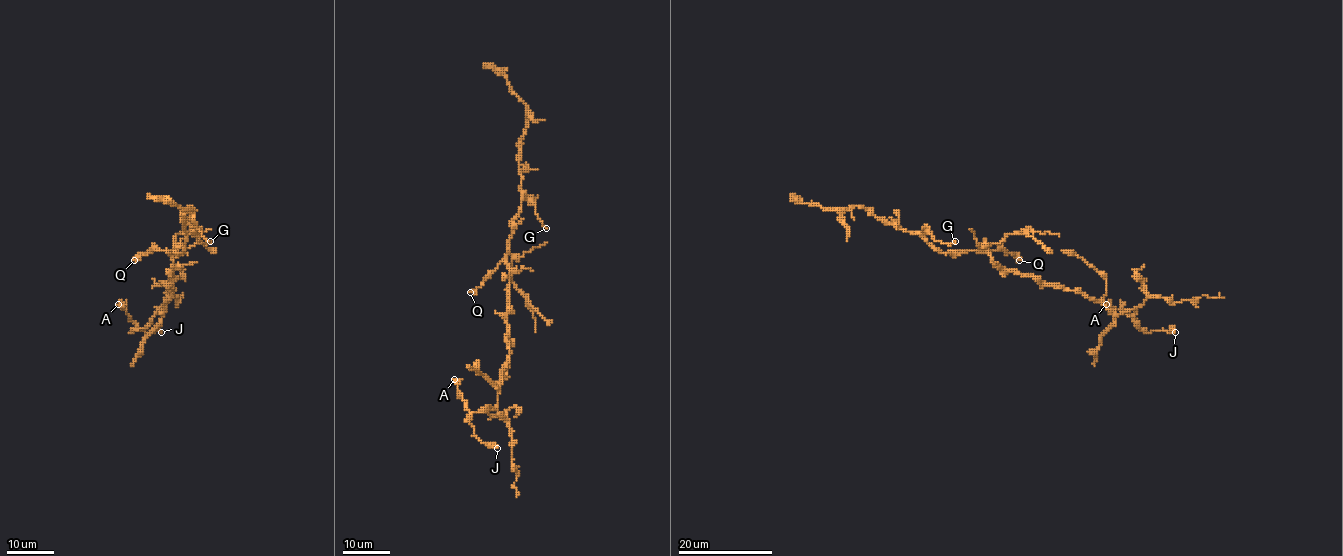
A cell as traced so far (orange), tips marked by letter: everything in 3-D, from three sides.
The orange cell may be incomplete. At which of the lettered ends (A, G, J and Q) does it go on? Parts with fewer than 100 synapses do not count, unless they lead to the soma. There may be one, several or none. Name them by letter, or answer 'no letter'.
no letter

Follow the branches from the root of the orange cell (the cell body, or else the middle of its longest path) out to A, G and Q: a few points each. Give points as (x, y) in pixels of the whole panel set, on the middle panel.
A: (509, 271), (509, 358), (502, 369), (497, 406), (493, 409), (489, 406), (479, 412), (467, 410), (454, 379)
G: (509, 271), (505, 256), (511, 221), (518, 212), (523, 197), (535, 206), (538, 218), (546, 228)
Q: (509, 271), (509, 267), (500, 262), (480, 287), (470, 292)

